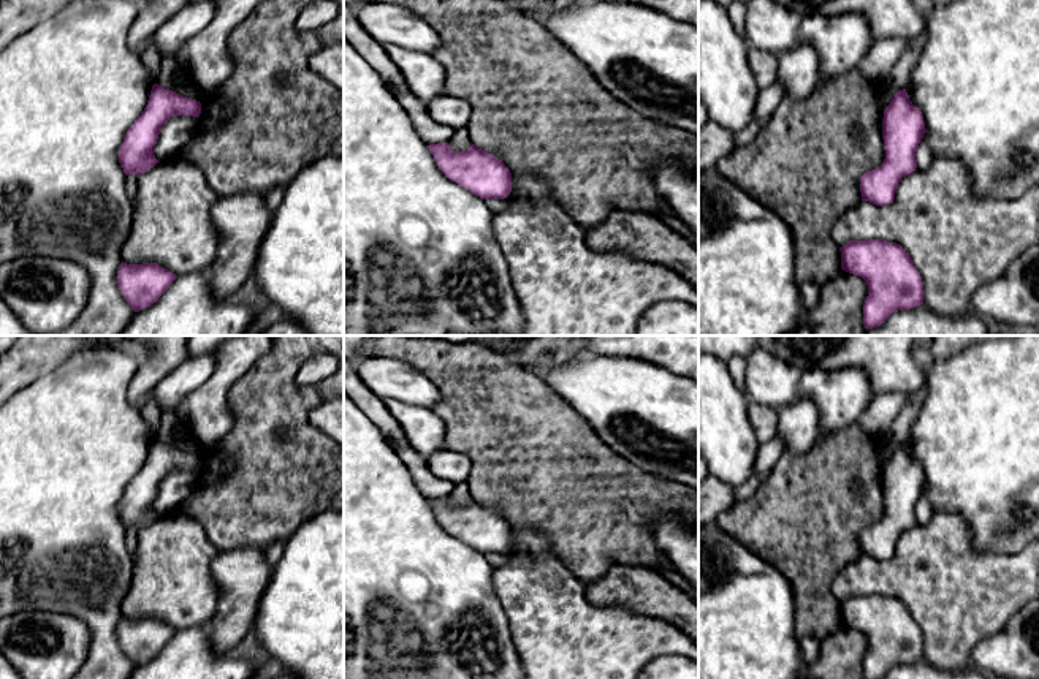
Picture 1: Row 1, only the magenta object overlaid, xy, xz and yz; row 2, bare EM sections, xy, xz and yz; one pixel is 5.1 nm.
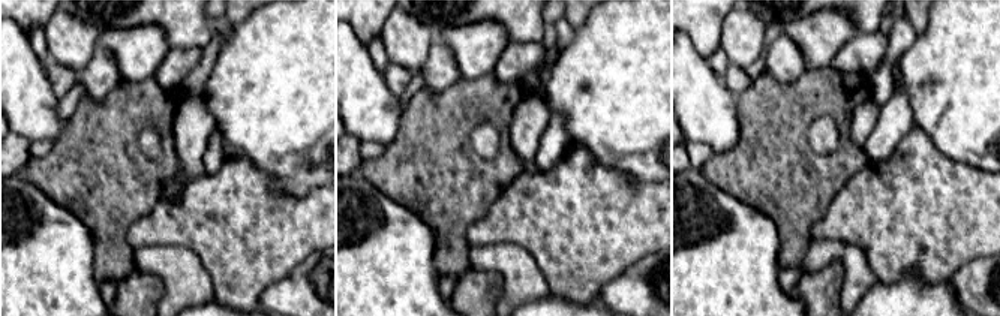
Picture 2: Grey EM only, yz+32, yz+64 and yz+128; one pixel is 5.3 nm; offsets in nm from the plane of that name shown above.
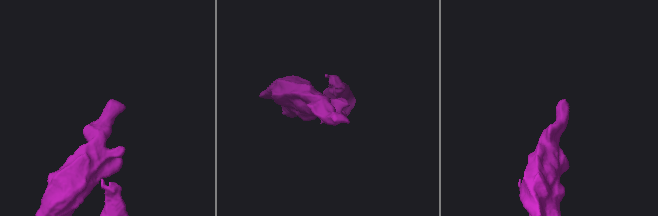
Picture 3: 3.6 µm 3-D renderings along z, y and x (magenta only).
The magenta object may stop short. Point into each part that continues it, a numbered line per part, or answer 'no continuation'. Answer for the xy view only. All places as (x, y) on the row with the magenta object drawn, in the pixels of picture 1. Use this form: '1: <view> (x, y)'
1: xy (171, 225)

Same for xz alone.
1: xz (566, 288)

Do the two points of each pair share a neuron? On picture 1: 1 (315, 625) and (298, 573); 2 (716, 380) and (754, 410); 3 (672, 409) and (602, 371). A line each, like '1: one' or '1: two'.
1: one
2: two
3: one

